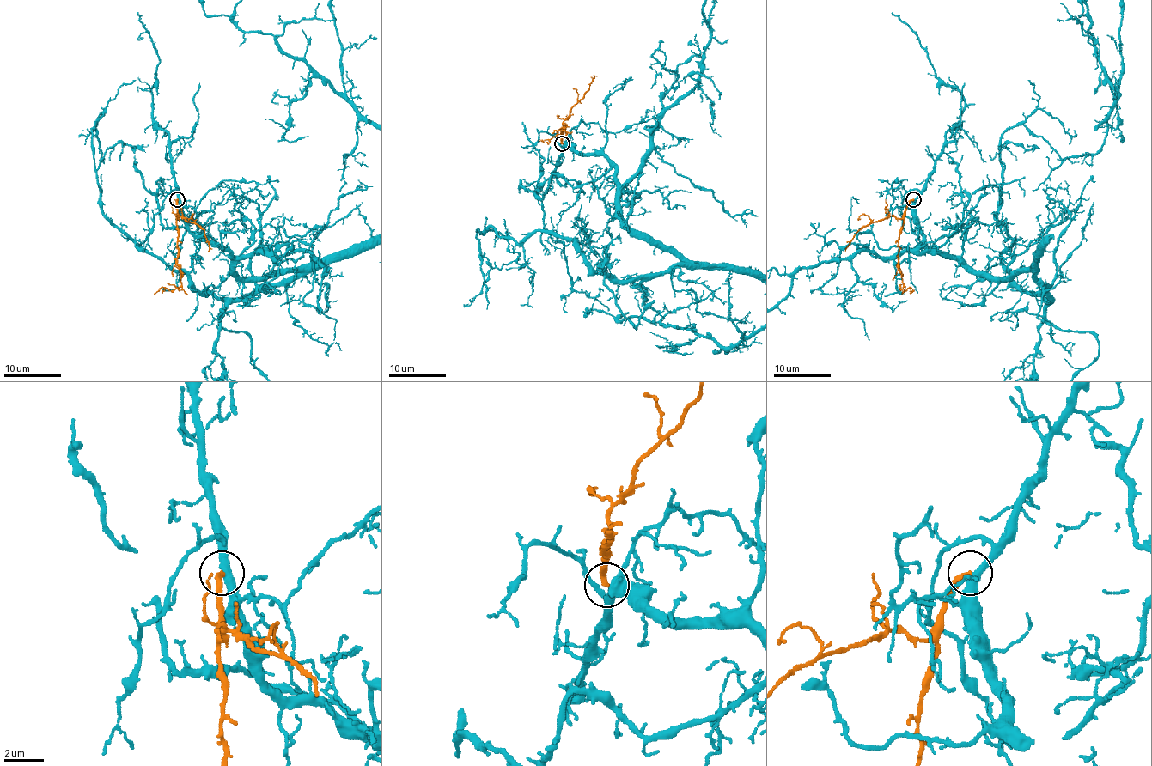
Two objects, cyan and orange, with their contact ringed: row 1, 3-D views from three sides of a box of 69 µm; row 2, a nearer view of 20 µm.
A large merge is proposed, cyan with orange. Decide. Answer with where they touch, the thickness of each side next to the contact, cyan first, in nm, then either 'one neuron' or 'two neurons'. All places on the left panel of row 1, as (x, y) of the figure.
place (177, 199); calibres 400 and 280 nm; one neuron

